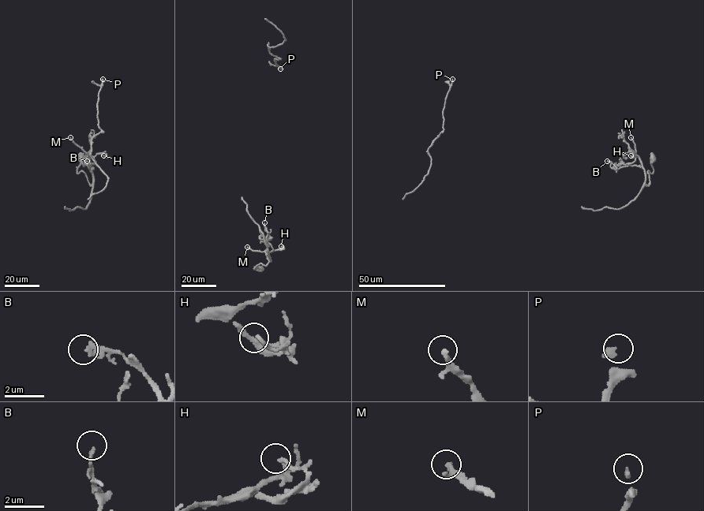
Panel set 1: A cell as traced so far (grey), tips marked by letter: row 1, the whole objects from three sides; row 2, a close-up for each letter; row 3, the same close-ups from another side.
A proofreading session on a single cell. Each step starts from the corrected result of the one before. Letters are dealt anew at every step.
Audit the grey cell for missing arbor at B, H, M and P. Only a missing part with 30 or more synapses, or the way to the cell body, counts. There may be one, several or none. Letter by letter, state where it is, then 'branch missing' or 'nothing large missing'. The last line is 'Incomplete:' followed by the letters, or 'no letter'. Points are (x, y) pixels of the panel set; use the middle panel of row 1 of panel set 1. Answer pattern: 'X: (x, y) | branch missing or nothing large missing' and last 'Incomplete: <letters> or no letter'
B: (264, 222) | nothing large missing
H: (281, 246) | nothing large missing
M: (247, 247) | branch missing
P: (280, 69) | nothing large missing
Incomplete: M

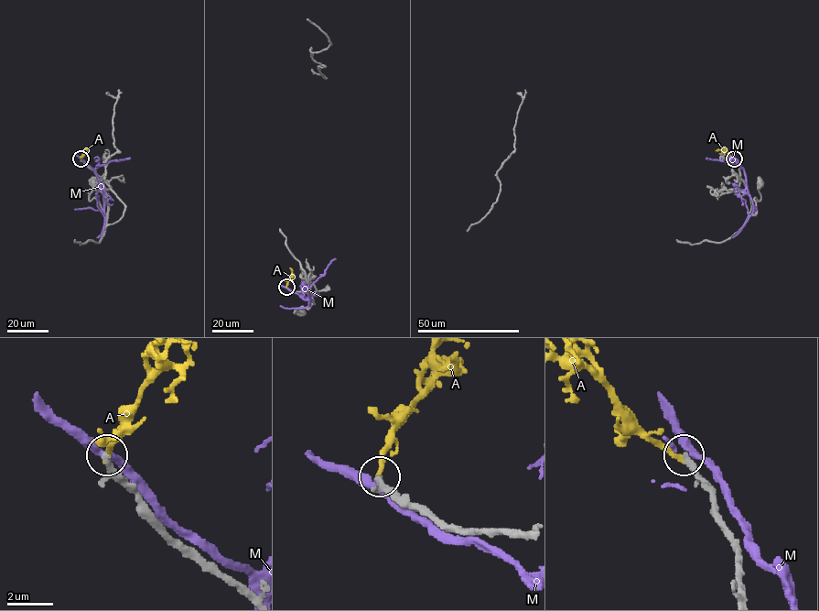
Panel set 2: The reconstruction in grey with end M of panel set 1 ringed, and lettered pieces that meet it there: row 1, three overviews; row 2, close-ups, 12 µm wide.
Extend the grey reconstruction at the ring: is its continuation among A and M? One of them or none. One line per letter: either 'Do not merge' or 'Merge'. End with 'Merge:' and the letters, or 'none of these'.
A: Do not merge
M: Do not merge
Merge: none of these

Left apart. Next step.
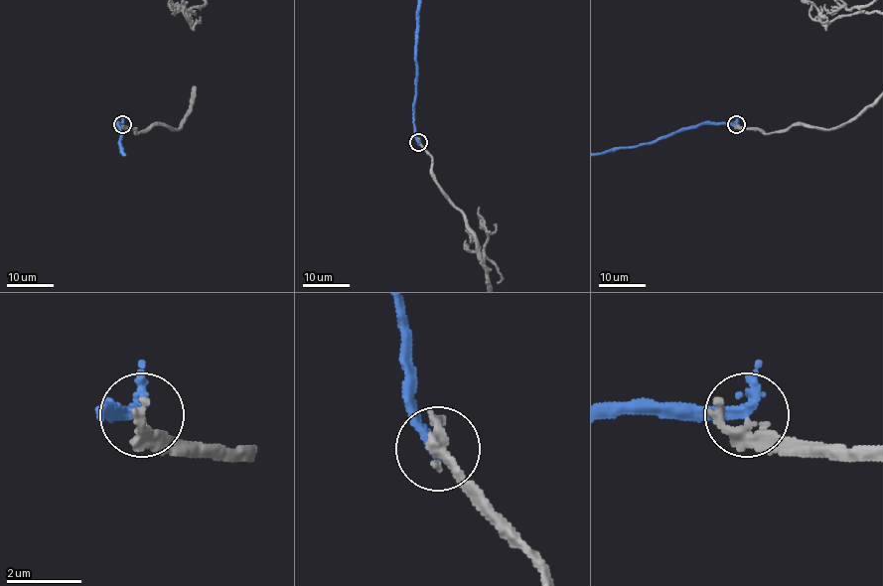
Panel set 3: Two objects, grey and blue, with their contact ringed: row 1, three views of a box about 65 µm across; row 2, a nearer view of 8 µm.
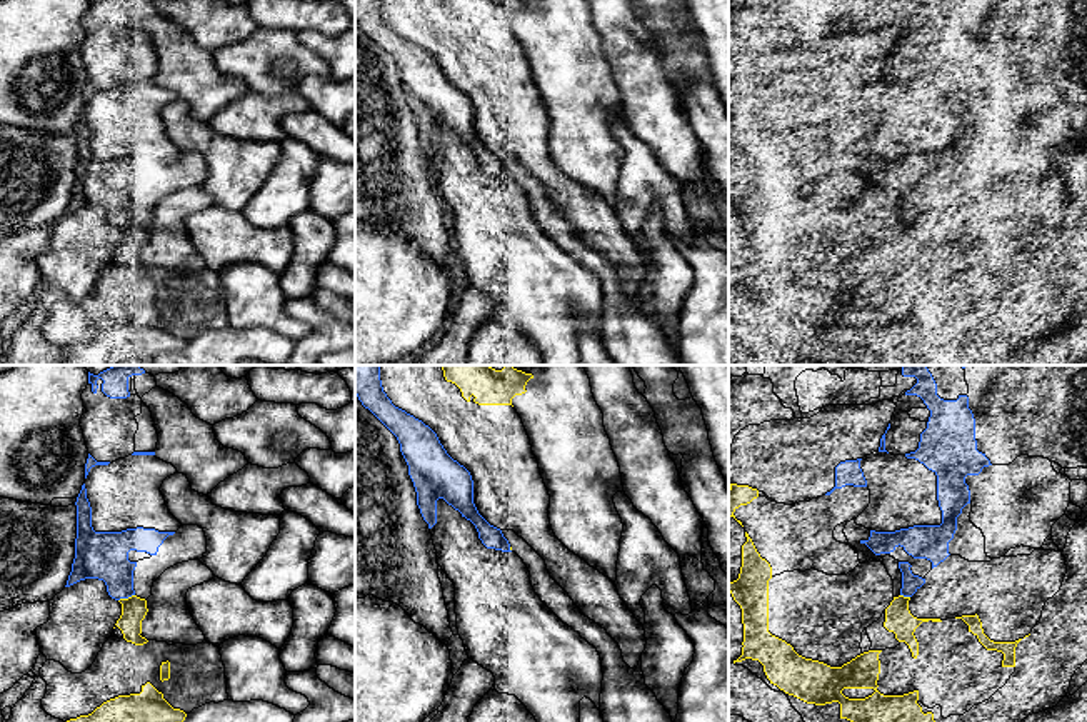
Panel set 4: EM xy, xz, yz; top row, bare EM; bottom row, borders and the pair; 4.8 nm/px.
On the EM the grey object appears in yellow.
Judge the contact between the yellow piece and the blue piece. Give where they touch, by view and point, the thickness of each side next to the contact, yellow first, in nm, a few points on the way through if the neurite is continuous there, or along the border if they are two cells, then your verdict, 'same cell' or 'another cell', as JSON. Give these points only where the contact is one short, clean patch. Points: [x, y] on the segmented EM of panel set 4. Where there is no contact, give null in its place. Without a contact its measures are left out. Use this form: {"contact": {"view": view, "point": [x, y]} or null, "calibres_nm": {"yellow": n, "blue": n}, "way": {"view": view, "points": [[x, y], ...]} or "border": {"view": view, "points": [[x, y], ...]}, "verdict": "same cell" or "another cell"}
{"contact": {"view": "xy", "point": [125, 599]}, "calibres_nm": {"yellow": 130, "blue": 240}, "verdict": "another cell"}

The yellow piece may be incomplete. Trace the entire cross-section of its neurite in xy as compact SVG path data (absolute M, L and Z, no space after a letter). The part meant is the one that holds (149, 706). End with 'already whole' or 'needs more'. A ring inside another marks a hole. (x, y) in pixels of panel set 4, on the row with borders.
M150 682L140 694L118 695L103 702L88 715L67 722L183 722L187 714L173 709Z; already whole

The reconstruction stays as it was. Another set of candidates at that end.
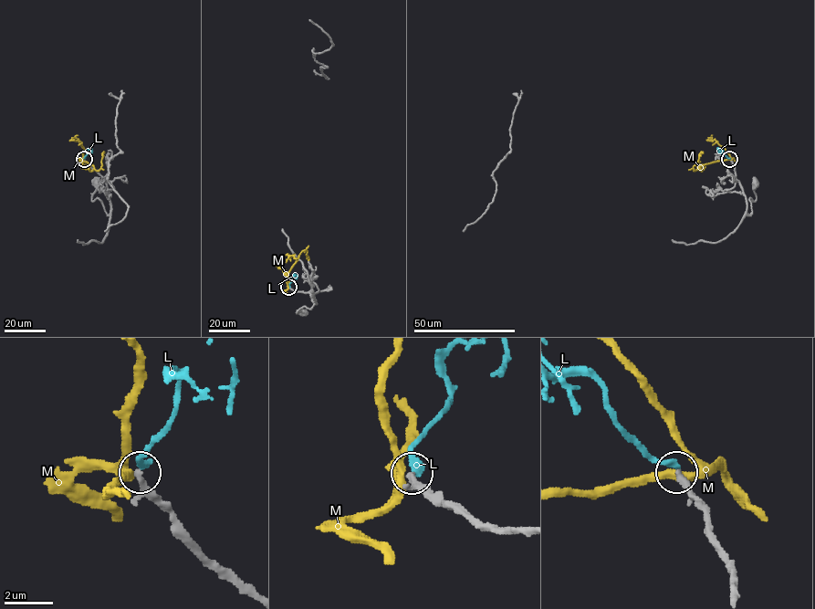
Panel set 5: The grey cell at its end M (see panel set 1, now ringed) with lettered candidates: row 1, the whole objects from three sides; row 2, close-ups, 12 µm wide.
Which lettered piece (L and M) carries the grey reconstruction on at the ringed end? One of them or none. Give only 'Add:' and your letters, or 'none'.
Add: none

